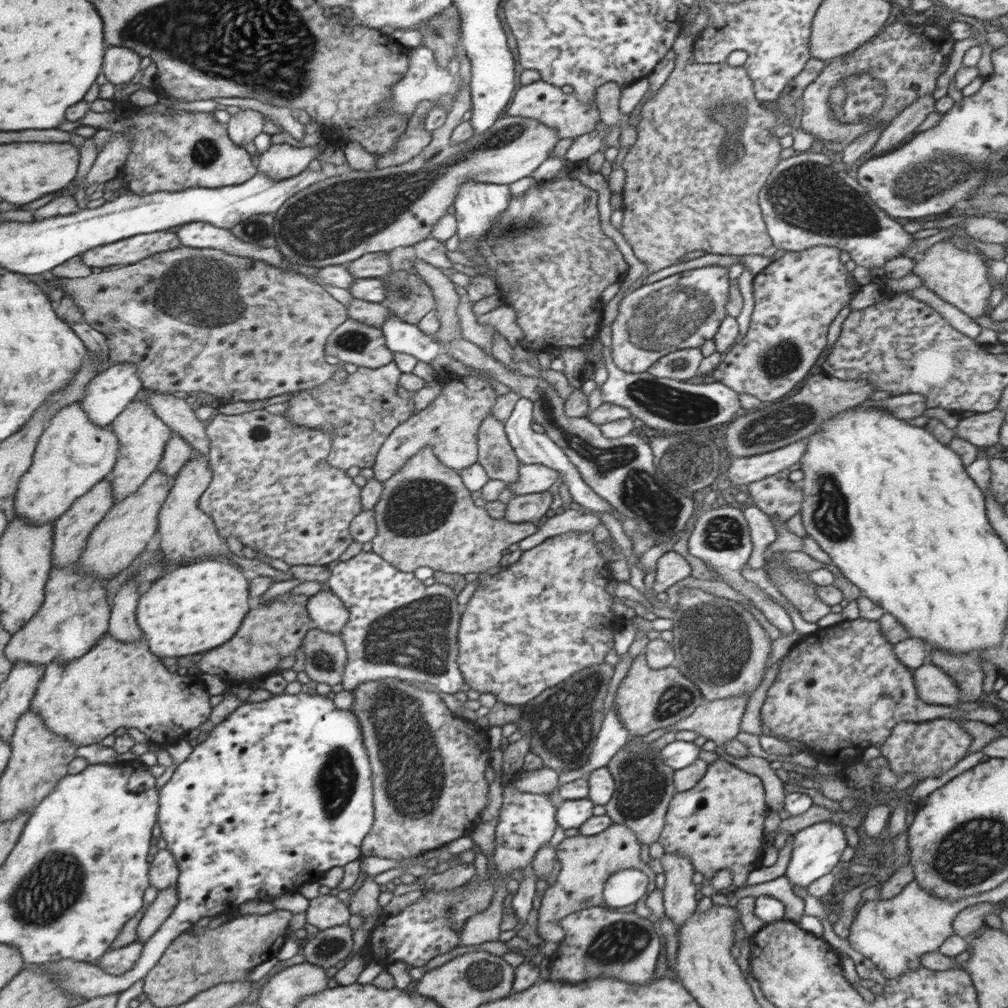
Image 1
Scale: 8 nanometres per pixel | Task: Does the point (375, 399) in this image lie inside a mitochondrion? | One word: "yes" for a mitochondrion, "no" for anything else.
no

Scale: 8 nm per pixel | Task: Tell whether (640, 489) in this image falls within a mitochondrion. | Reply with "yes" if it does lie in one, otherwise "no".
yes

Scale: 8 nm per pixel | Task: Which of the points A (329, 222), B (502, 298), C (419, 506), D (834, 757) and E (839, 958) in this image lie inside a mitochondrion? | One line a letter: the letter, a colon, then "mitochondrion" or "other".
A: mitochondrion
B: other
C: mitochondrion
D: other
E: other

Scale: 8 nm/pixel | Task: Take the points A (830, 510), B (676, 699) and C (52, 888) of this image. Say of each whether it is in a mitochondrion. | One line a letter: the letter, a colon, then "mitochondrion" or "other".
A: mitochondrion
B: mitochondrion
C: mitochondrion

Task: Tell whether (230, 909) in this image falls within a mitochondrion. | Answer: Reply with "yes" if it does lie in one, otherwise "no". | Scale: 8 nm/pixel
no

